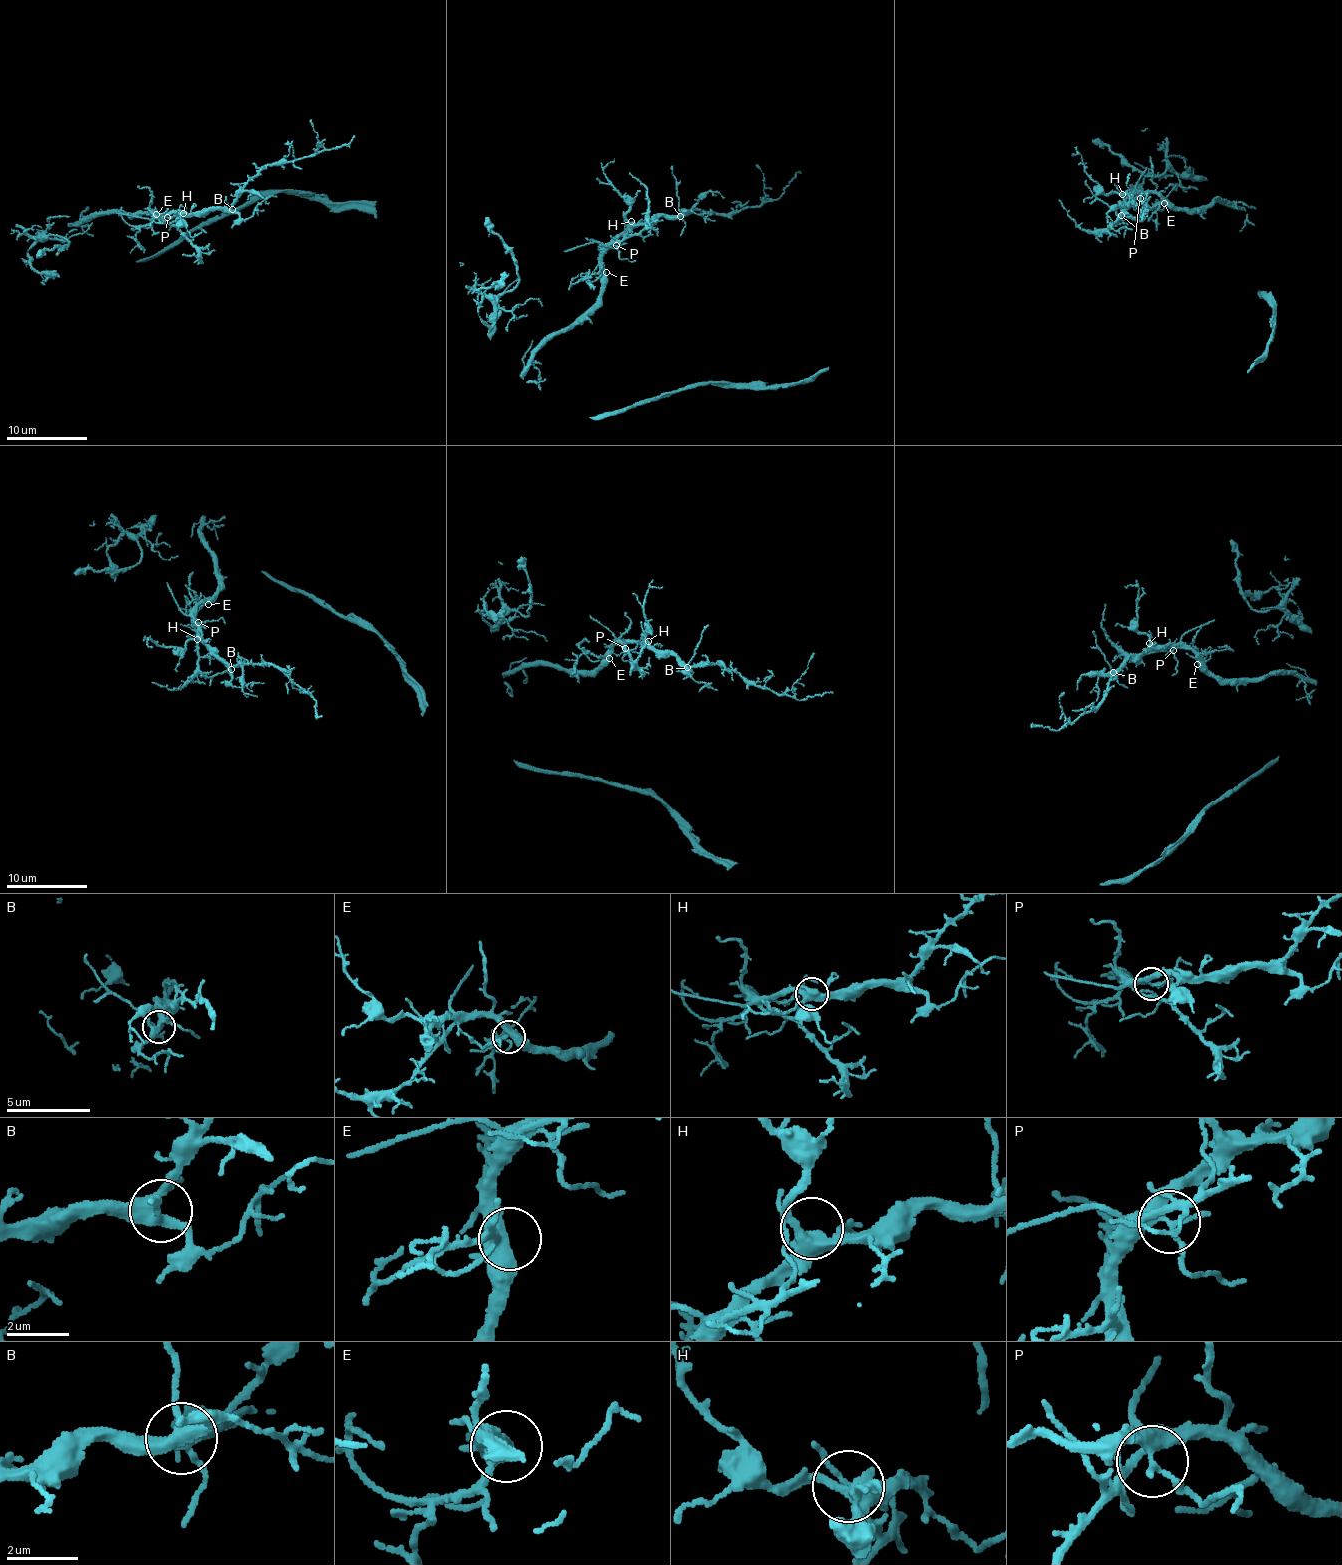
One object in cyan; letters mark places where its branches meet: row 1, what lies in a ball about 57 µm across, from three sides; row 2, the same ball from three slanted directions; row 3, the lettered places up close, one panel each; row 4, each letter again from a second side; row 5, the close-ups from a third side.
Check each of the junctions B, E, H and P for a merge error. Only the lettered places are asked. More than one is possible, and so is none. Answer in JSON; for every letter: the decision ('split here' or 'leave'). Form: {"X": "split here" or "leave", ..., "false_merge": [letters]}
{"B": "leave", "E": "leave", "H": "leave", "P": "leave", "false_merge": []}

